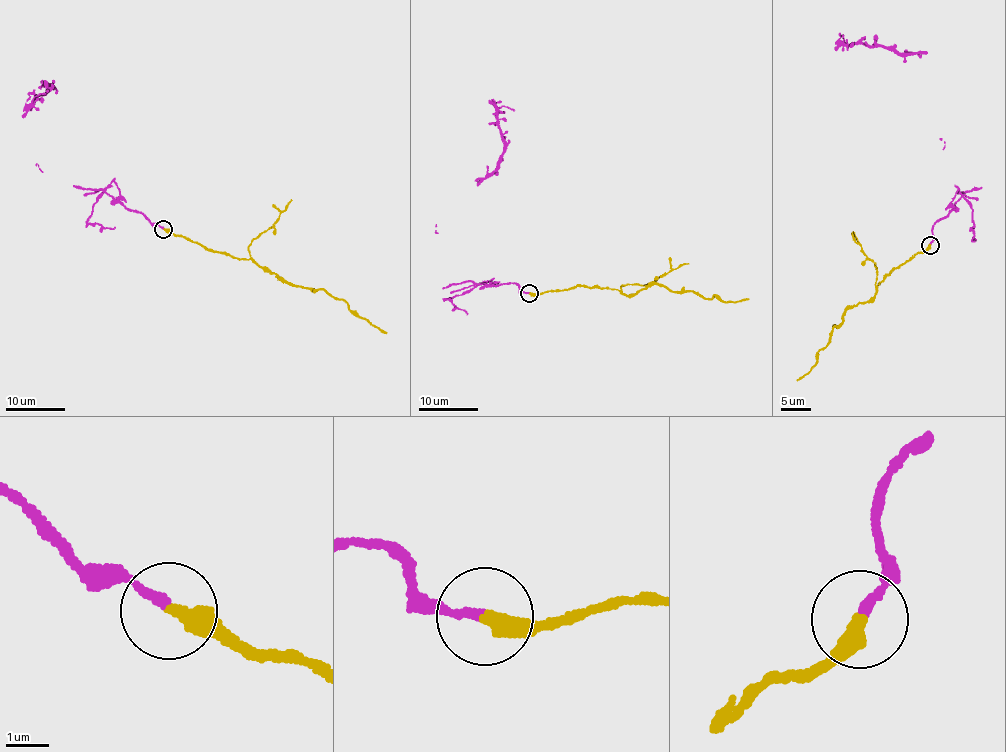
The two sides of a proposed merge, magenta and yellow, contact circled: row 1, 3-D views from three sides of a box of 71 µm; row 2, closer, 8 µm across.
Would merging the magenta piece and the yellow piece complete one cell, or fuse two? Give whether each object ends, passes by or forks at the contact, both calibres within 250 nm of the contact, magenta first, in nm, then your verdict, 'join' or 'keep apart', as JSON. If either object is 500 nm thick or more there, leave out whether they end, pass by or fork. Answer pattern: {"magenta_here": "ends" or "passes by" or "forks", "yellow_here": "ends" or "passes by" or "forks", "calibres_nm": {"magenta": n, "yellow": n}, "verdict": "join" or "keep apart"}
{"magenta_here": "ends", "yellow_here": "ends", "calibres_nm": {"magenta": 220, "yellow": 380}, "verdict": "keep apart"}

